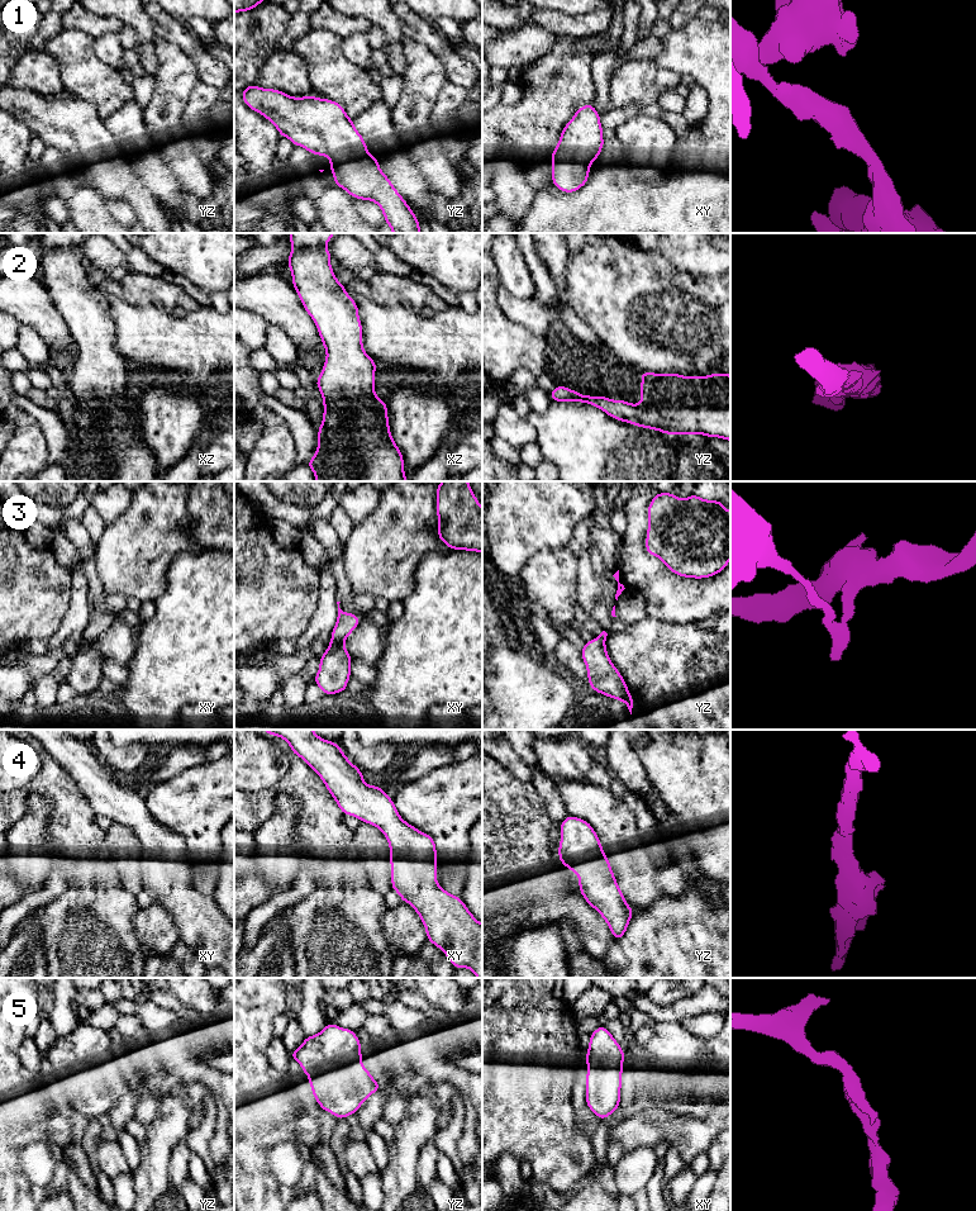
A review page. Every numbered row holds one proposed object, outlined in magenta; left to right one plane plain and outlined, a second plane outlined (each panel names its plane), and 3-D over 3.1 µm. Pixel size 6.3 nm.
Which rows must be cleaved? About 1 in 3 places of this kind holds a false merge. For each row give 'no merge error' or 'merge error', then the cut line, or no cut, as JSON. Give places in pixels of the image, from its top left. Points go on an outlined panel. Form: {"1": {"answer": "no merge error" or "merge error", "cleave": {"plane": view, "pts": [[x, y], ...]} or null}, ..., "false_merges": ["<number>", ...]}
{"1": {"answer": "no merge error", "cleave": null}, "2": {"answer": "no merge error", "cleave": null}, "3": {"answer": "merge error", "cleave": {"plane": "xy", "pts": [[332, 639], [342, 642]]}}, "4": {"answer": "no merge error", "cleave": null}, "5": {"answer": "no merge error", "cleave": null}, "false_merges": ["3"]}

